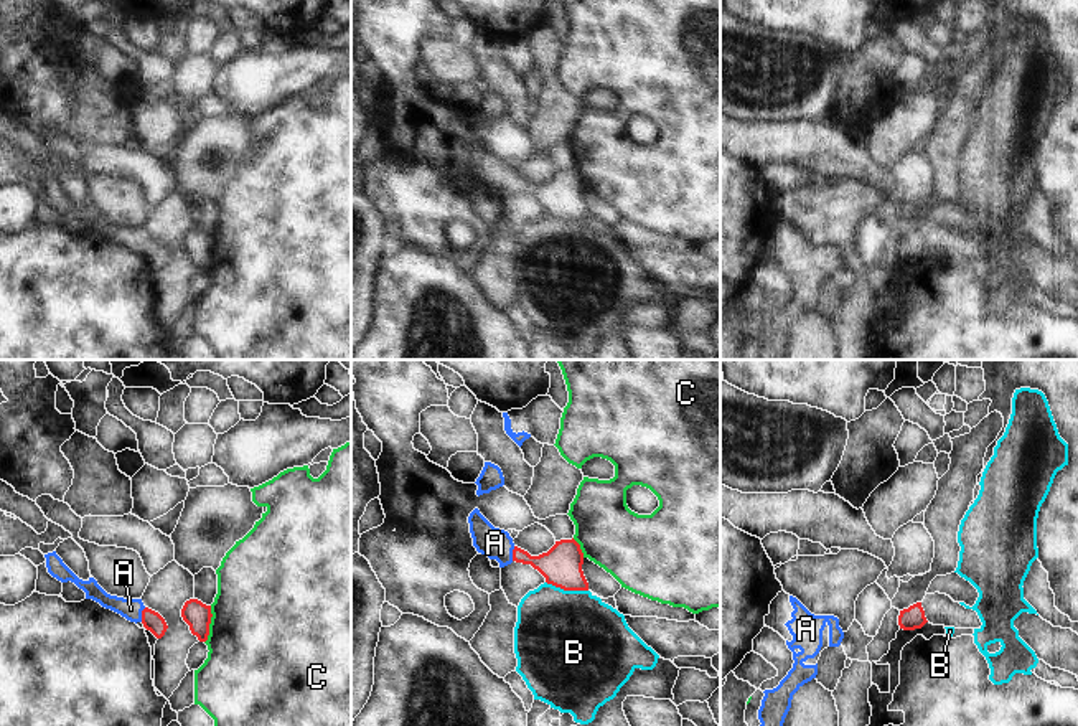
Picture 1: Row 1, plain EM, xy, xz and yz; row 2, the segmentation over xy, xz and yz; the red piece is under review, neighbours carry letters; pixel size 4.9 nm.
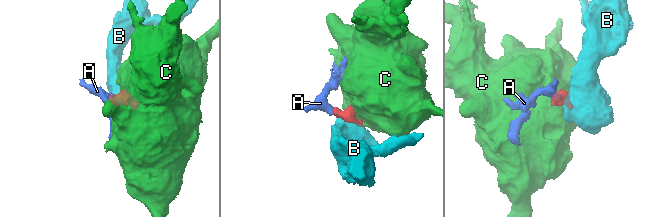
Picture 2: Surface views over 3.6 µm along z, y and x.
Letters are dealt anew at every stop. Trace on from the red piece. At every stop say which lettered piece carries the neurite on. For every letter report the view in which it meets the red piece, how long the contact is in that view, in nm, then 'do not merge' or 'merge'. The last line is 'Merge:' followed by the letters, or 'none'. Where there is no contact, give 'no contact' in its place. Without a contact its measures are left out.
A: contact in xy; length 80 nm; merge
B: contact in xz; length 220 nm; do not merge
C: contact in xy; length 190 nm; do not merge
Merge: A

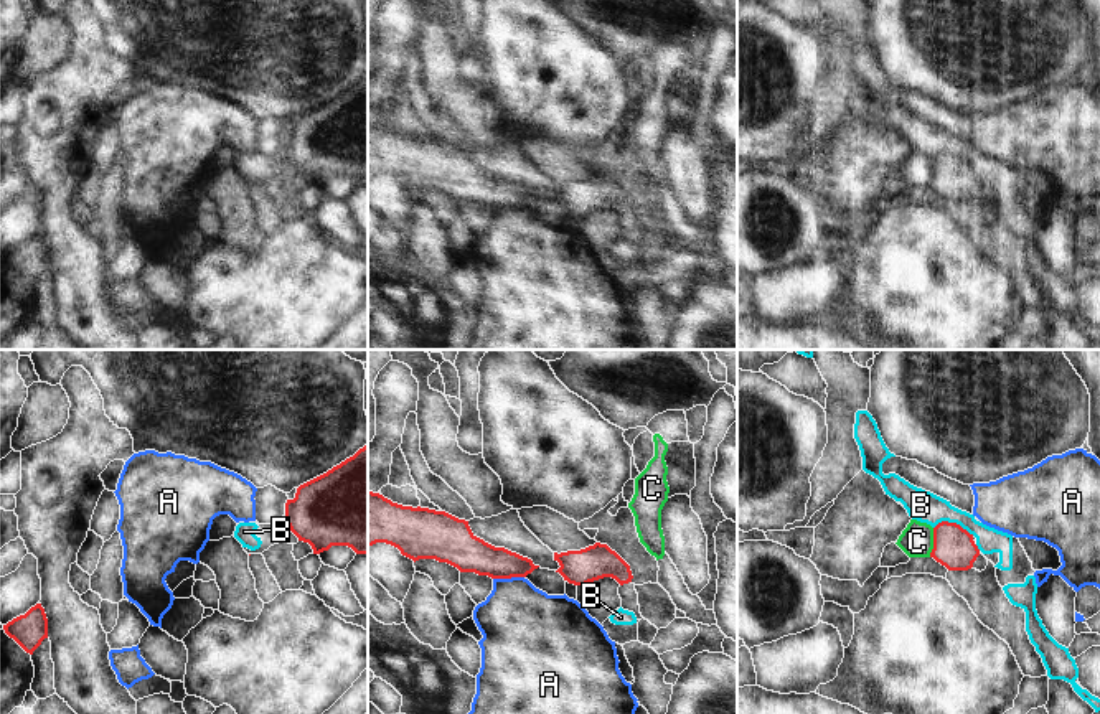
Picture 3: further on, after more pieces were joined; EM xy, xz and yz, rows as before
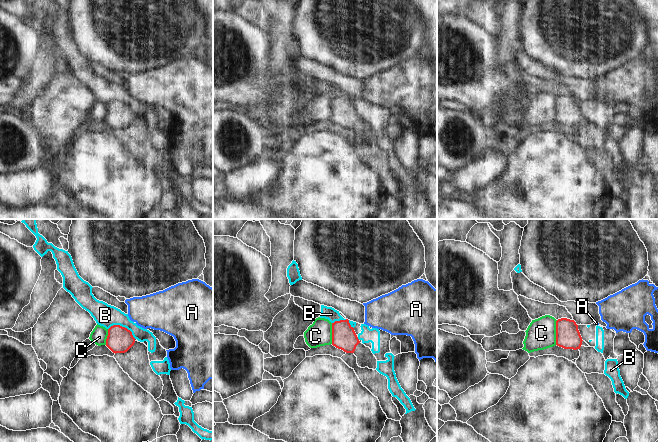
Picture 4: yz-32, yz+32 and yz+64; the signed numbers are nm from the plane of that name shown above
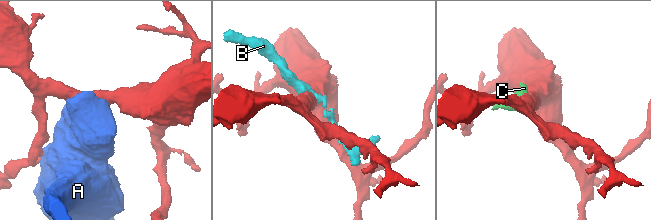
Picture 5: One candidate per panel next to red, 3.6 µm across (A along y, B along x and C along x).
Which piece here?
A: contact in xz; length 150 nm; do not merge
B: contact in yz; length 200 nm; do not merge
C: contact in yz; length 150 nm; do not merge
Merge: none

